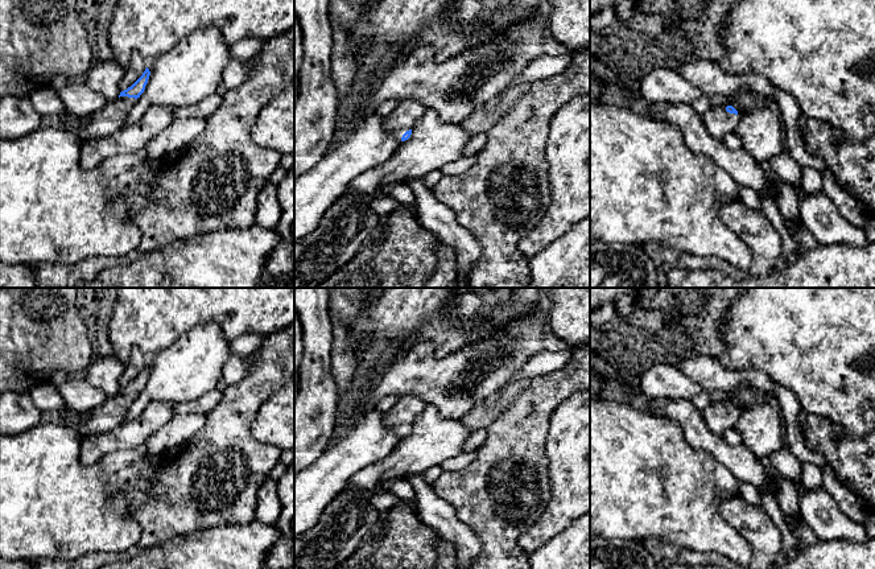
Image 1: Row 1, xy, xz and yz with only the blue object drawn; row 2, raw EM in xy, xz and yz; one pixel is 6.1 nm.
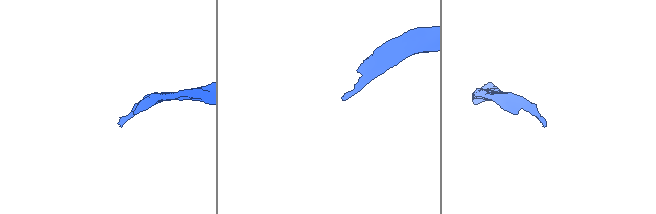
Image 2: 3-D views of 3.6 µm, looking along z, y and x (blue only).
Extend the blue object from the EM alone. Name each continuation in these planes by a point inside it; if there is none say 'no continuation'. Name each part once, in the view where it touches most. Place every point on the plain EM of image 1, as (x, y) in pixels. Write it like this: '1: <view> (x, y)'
1: xy (111, 413)

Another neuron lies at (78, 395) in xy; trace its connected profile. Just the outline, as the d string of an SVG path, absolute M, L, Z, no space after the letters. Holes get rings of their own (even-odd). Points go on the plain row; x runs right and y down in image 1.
M69 376L57 385L57 391L67 409L79 416L87 411L99 408L106 401L106 395L98 387L91 385L82 376Z

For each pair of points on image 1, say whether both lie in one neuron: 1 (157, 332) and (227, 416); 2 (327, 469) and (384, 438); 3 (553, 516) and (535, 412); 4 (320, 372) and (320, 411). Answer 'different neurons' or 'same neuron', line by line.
1: different neurons
2: same neuron
3: different neurons
4: same neuron

